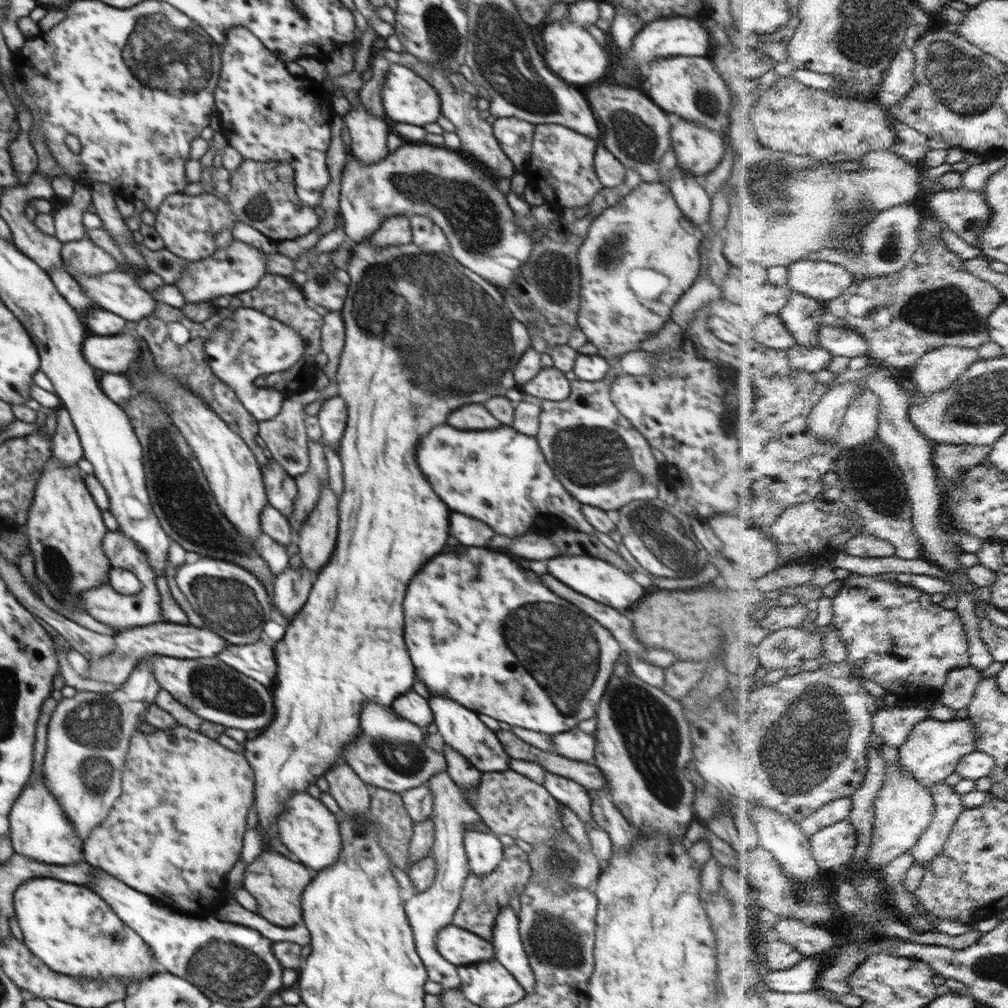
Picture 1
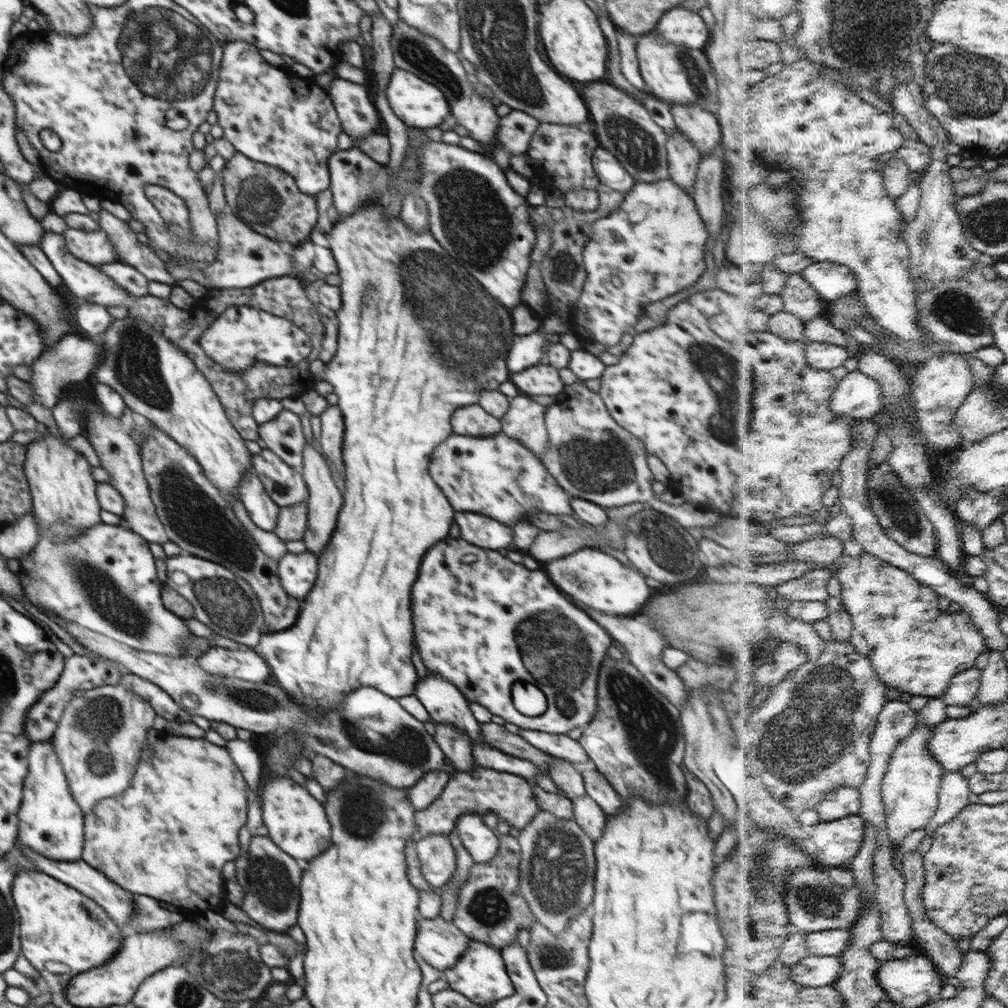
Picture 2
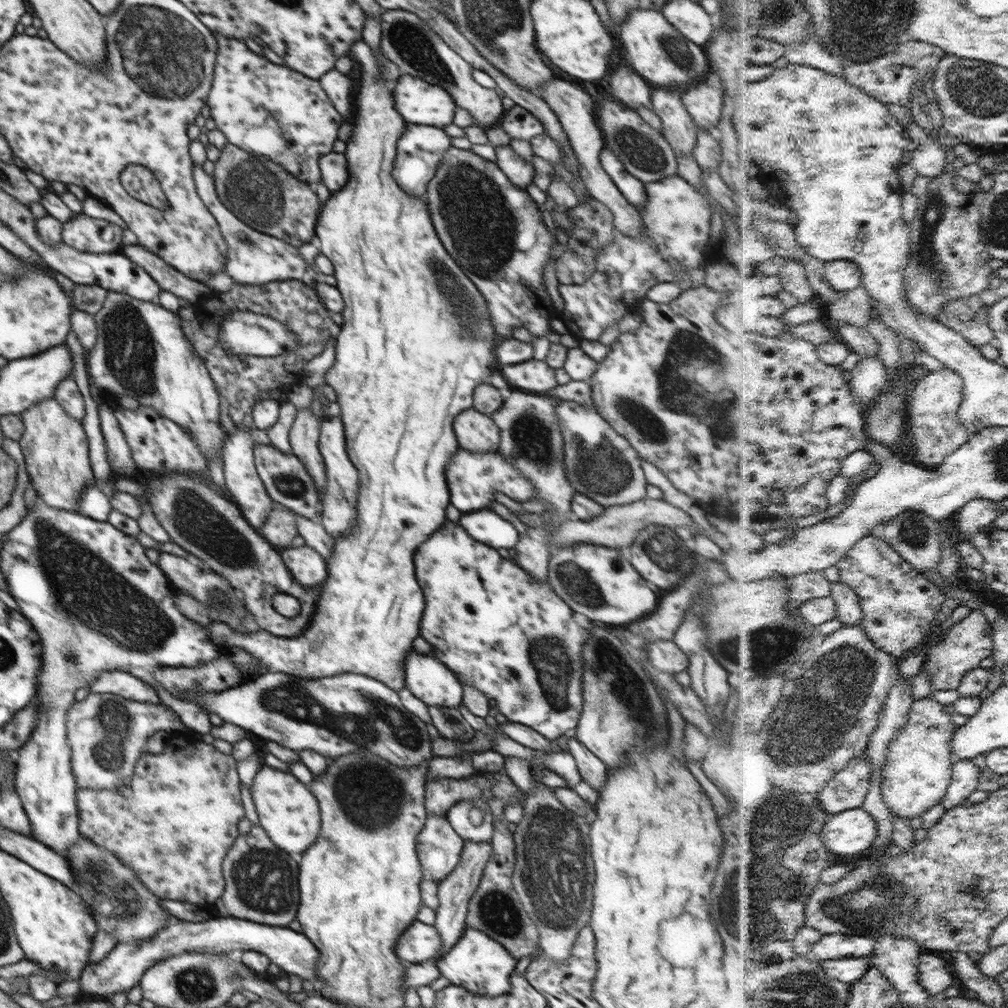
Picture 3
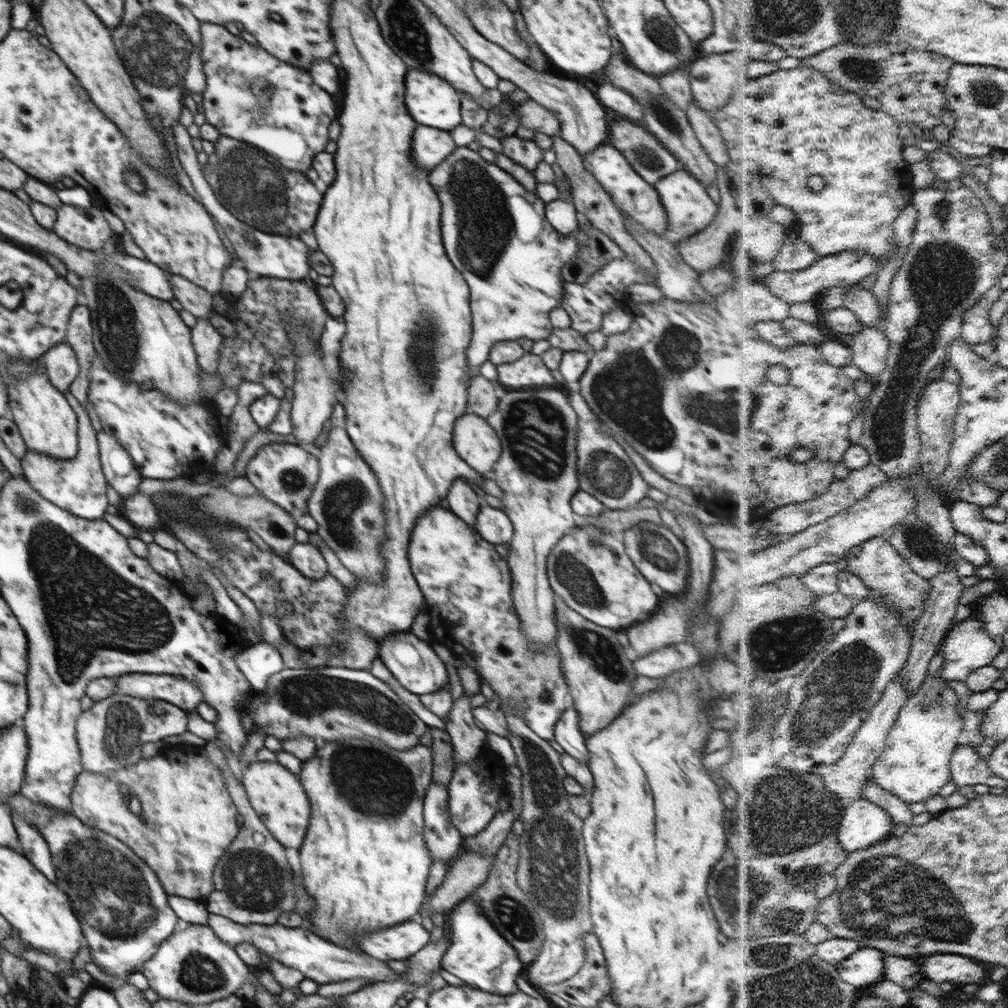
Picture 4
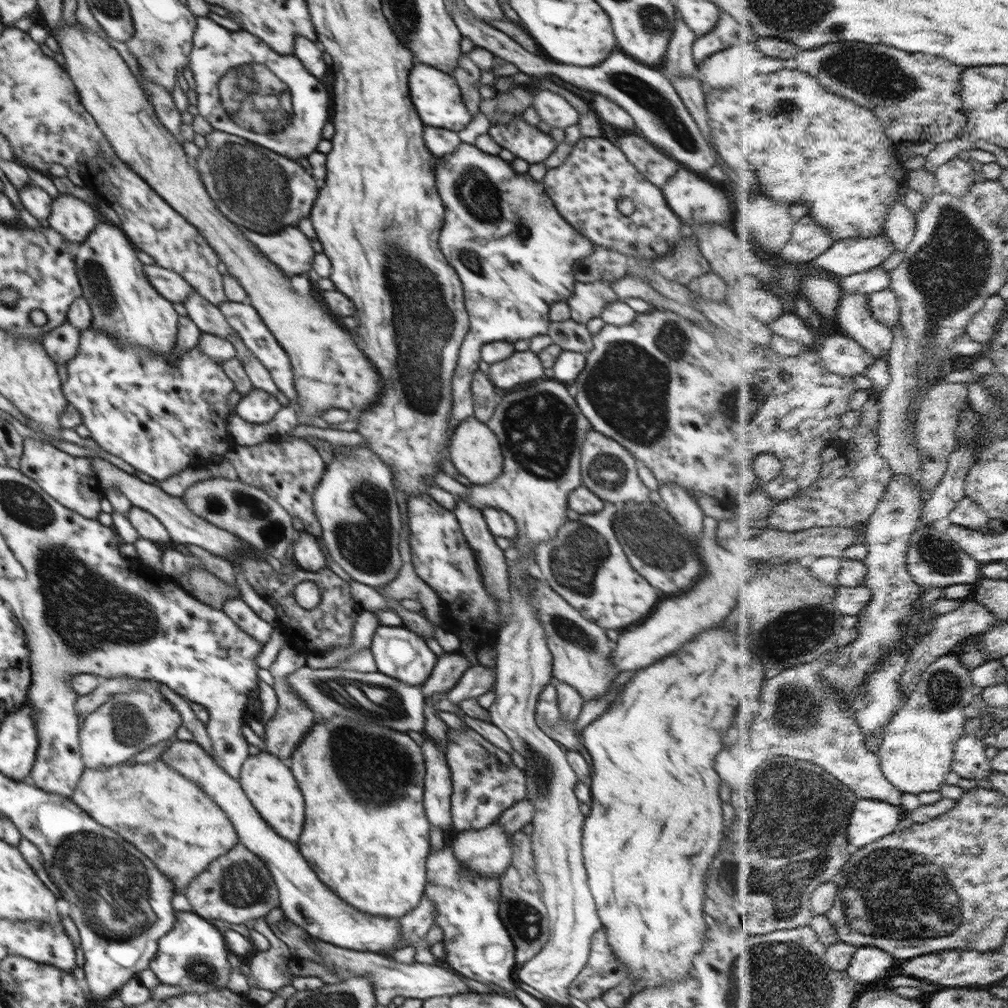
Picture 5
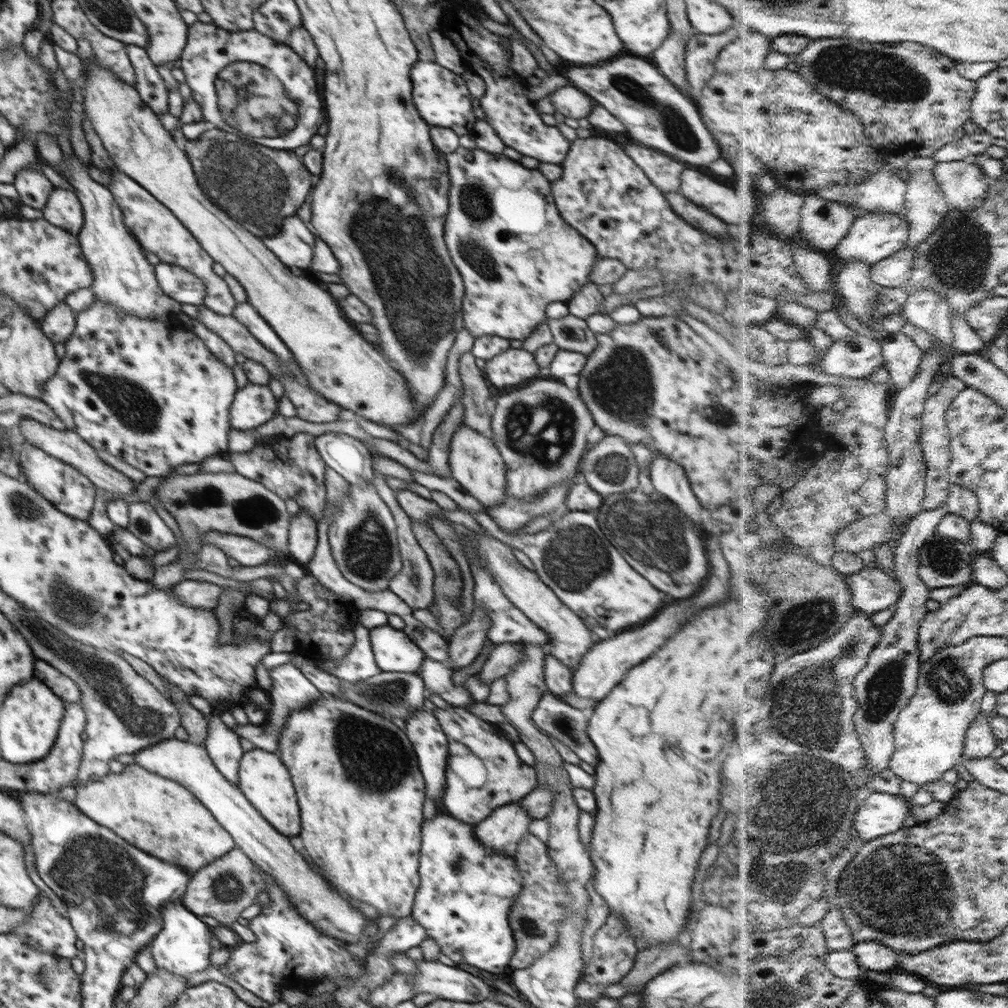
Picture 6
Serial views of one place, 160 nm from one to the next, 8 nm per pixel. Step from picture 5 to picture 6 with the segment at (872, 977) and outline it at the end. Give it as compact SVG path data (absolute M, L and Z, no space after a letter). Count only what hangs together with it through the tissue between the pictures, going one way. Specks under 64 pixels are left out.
M879 940L859 942L855 949L863 970L888 973L899 969L898 950Z

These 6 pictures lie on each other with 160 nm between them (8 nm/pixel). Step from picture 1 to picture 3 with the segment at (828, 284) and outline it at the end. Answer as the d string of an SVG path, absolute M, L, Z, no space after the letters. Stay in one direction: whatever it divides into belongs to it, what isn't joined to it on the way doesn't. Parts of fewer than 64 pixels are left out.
M831 260L826 262L826 278L841 292L852 291L864 283L861 264L853 260Z

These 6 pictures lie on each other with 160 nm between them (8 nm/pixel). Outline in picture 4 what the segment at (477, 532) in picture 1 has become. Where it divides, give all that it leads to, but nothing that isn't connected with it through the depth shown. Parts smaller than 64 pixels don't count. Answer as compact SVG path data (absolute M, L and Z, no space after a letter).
M490 505L479 508L474 524L474 529L482 540L486 540L493 546L510 542L513 537L514 529L509 516L504 511Z

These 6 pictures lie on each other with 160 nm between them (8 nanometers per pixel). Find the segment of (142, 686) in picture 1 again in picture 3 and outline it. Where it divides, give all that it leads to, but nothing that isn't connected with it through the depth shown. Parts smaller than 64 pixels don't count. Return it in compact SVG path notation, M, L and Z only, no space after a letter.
M91 692L86 700L74 701L66 712L66 721L76 787L94 791L122 790L128 786L137 760L146 752L146 742L154 732L165 730L169 734L177 734L186 730L178 714L164 704L132 701L114 693Z

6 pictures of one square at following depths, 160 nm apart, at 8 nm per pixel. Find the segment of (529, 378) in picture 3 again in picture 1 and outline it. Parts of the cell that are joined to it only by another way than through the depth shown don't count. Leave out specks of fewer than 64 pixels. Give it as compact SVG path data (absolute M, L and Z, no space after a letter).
M544 367L530 382L521 386L526 394L536 396L541 401L566 400L571 393L571 383L561 370L554 367Z

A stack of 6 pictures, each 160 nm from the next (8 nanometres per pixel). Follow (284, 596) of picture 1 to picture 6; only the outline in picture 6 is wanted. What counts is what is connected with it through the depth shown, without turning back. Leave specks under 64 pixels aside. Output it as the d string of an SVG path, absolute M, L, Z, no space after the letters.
M303 508L298 515L291 517L286 552L303 567L314 556L317 545L317 524L313 515Z

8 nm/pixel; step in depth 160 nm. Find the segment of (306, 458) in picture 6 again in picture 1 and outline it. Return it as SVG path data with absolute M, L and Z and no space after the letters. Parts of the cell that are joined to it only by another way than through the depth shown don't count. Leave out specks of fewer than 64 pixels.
M269 459L267 466L263 466L262 472L269 504L285 517L292 516L298 492L295 477L291 477L274 459Z

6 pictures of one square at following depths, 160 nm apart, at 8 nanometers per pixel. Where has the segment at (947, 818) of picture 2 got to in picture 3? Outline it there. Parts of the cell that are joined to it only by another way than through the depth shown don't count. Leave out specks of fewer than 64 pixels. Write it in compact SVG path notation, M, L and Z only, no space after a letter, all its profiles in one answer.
M957 759L954 765L953 784L949 795L943 800L946 812L961 806L962 802L969 799L980 786L983 769L972 760Z

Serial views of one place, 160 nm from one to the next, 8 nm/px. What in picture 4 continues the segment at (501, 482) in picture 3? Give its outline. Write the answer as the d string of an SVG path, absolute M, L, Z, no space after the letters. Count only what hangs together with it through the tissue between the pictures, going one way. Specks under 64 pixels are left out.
M458 477L452 482L447 494L450 510L461 518L466 525L475 528L474 521L476 520L480 501L472 486L468 484L466 478Z

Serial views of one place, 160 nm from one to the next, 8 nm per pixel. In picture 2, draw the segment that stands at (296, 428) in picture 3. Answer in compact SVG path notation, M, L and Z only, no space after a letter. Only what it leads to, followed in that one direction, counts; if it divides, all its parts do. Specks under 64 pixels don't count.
M305 442L303 452L303 465L300 473L309 490L307 500L307 527L303 534L303 541L308 551L318 553L324 549L333 536L341 506L343 505L342 489L332 478L330 465L324 456L318 453L312 445Z

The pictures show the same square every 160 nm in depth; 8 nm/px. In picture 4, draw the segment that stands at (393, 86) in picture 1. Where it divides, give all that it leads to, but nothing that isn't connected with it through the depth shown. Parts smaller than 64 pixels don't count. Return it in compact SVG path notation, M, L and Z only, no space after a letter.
M410 70L406 74L406 108L418 124L440 130L462 125L460 96L463 95L446 84L446 80L434 74L420 70Z

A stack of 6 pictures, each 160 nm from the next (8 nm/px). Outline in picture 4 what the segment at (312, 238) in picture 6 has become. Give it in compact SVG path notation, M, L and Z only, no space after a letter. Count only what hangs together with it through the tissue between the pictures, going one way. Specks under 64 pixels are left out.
M177 122L173 126L173 136L176 141L176 150L178 152L178 159L184 169L184 172L190 177L194 190L200 198L200 203L207 209L207 212L214 216L216 222L224 230L226 238L232 244L238 260L244 264L244 270L249 275L254 274L256 277L274 277L288 280L305 281L305 276L310 272L310 253L308 246L300 240L298 237L281 236L253 230L250 232L248 226L244 226L244 223L235 218L233 214L225 208L224 205L218 201L218 198L213 194L210 183L206 182L206 178L203 174L203 168L196 158L197 152L192 147L192 137L188 135L186 127Z

